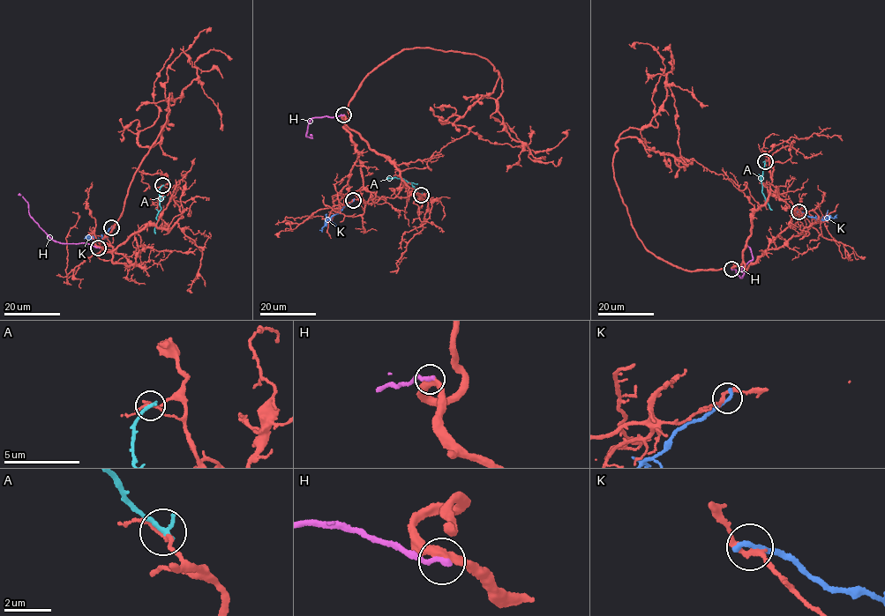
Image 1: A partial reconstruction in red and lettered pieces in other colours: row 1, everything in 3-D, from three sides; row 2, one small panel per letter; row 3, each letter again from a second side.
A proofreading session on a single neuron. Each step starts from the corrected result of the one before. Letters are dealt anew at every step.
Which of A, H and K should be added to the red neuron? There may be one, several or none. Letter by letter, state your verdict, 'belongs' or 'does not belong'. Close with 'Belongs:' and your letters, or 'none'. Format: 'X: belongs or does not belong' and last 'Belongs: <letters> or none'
A: does not belong
H: belongs
K: does not belong
Belongs: H

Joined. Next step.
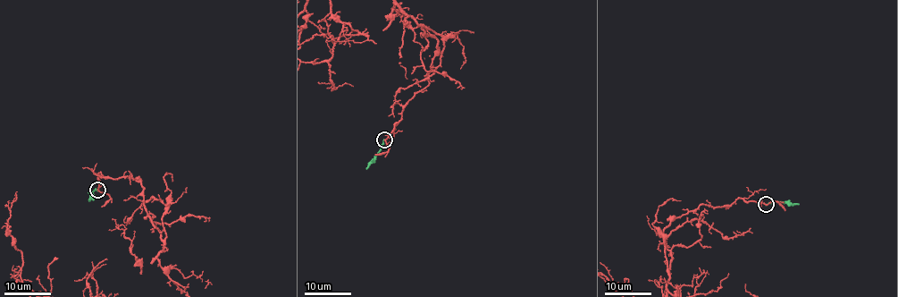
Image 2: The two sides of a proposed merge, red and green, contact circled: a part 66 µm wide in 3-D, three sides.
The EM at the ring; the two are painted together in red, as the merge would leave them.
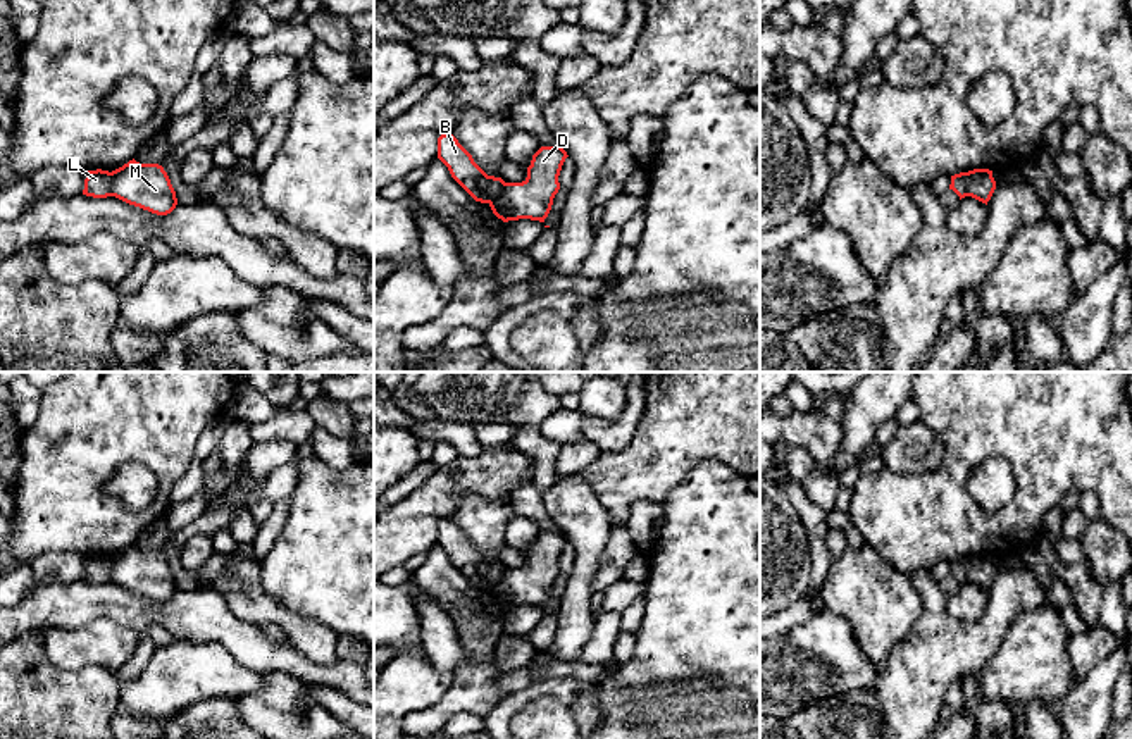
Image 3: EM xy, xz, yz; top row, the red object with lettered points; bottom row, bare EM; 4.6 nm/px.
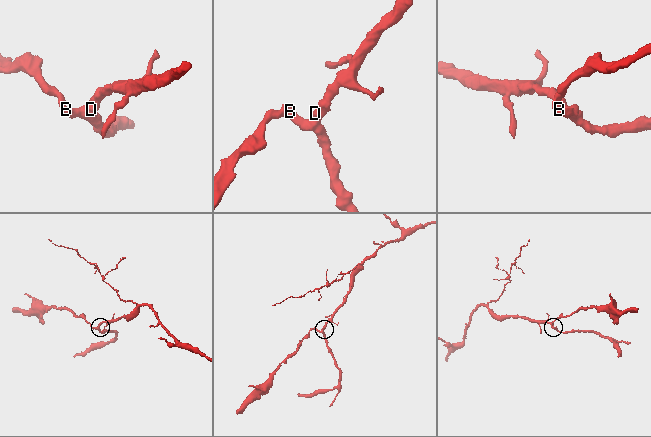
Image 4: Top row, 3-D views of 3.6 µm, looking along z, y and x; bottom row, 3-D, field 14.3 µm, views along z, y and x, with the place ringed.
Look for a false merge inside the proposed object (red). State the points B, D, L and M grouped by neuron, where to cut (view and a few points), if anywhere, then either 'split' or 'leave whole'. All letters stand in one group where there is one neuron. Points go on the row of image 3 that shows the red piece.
B L / D M | xy (112, 173), (111, 195) | split

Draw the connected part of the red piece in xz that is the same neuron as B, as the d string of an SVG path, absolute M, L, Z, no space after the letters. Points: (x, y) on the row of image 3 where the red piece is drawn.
M451 133L438 138L438 158L476 202L494 202L507 184L501 177L488 176Z

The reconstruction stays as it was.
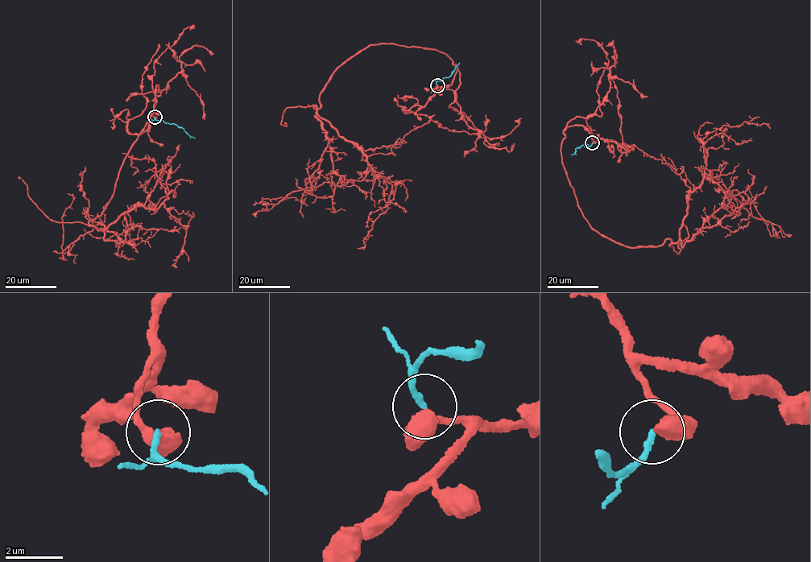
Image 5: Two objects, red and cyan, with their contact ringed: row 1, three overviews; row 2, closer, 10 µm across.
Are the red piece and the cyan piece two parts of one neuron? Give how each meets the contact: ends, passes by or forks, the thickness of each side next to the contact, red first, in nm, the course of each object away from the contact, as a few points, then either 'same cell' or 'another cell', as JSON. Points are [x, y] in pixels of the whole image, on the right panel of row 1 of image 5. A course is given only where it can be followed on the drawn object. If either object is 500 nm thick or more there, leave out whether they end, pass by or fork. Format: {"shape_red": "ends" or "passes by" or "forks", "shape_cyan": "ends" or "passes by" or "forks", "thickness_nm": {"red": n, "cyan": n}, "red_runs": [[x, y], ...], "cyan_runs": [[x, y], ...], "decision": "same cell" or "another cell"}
{"thickness_nm": {"red": 600, "cyan": 190}, "red_runs": [[592, 142], [566, 128], [563, 163], [583, 216], [620, 244], [683, 246], [742, 206], [772, 235], [747, 188]], "cyan_runs": [[592, 142], [589, 146], [582, 145], [571, 155]], "decision": "another cell"}

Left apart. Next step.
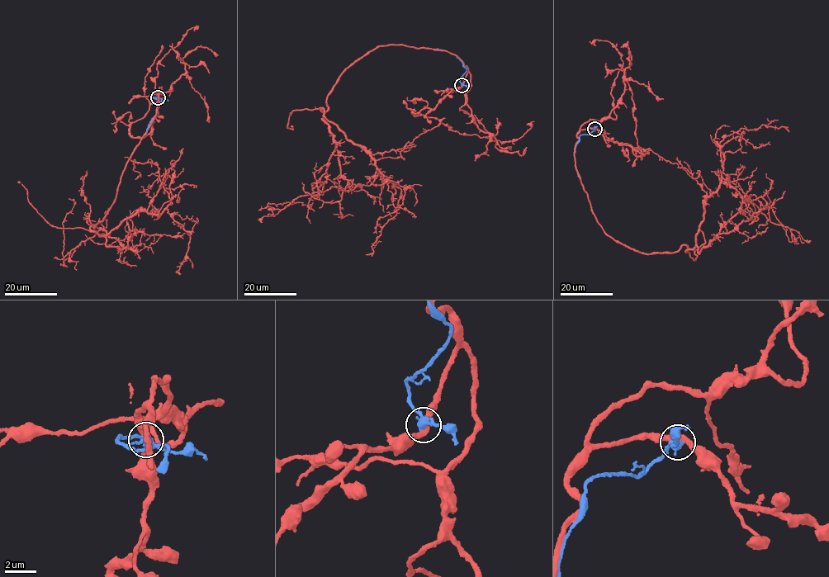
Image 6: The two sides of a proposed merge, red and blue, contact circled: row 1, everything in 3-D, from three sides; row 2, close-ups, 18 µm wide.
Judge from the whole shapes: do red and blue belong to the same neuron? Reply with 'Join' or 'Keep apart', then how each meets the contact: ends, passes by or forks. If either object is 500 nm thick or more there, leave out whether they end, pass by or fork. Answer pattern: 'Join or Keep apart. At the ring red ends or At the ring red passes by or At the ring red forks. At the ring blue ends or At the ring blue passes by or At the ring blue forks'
Keep apart. At the ring red passes by. At the ring blue passes by

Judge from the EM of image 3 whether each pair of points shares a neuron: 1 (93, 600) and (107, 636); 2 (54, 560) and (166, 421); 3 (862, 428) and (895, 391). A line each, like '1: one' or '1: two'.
1: two
2: two
3: one

